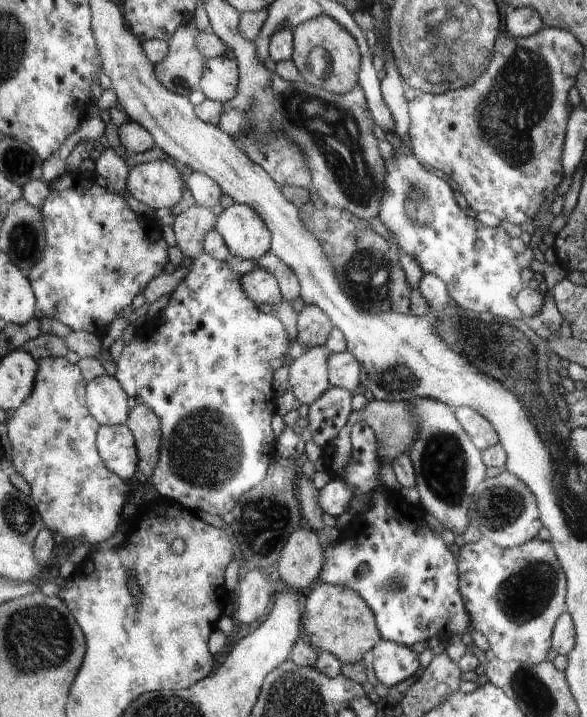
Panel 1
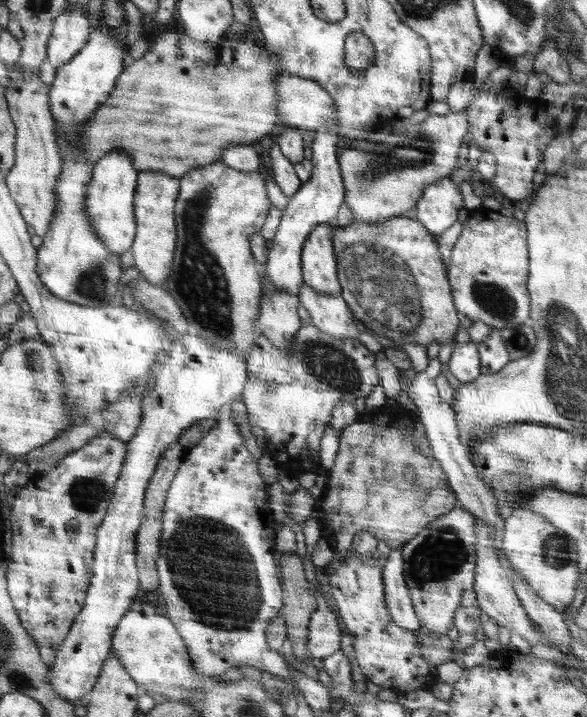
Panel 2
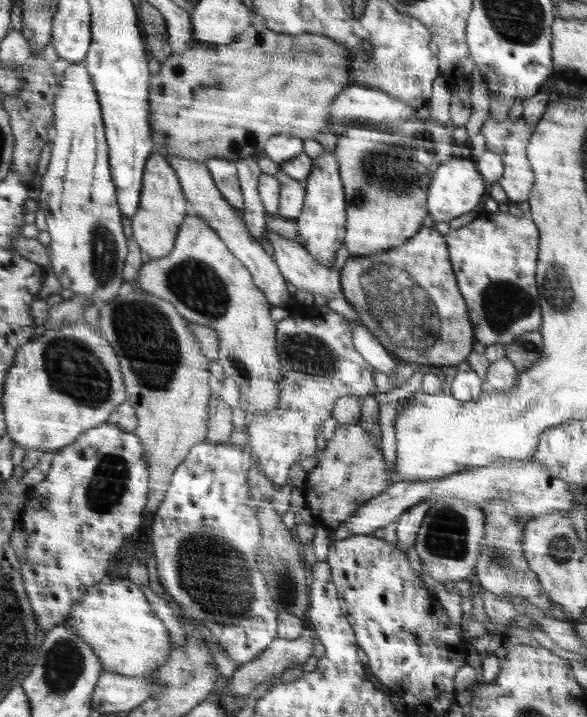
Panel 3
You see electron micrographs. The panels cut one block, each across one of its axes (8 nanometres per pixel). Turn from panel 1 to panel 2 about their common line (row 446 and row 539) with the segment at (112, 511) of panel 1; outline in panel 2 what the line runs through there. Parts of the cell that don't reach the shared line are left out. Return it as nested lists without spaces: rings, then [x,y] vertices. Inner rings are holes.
[[[105,431],[100,432],[98,436],[90,439],[86,444],[84,444],[84,446],[82,446],[82,448],[71,451],[70,454],[67,454],[58,462],[55,468],[48,472],[38,472],[30,476],[21,492],[18,496],[15,496],[16,500],[11,509],[12,558],[9,564],[9,570],[5,573],[7,578],[7,589],[11,596],[14,608],[19,614],[21,625],[27,630],[27,633],[30,634],[33,641],[40,647],[52,647],[56,650],[60,644],[63,644],[67,639],[67,636],[70,634],[71,627],[75,624],[79,612],[83,610],[84,604],[86,604],[87,590],[91,584],[91,579],[94,578],[94,552],[95,547],[98,545],[98,528],[102,526],[112,496],[115,495],[115,484],[118,482],[120,473],[123,470],[126,456],[127,444],[124,441],[112,436],[111,433]]]

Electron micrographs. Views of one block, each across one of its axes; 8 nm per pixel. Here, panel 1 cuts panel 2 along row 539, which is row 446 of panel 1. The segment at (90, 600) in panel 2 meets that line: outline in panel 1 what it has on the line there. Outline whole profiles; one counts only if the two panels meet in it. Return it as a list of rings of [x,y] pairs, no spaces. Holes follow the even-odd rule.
[[[101,425],[98,430],[98,453],[104,464],[122,480],[129,480],[139,468],[138,446],[128,425]]]

